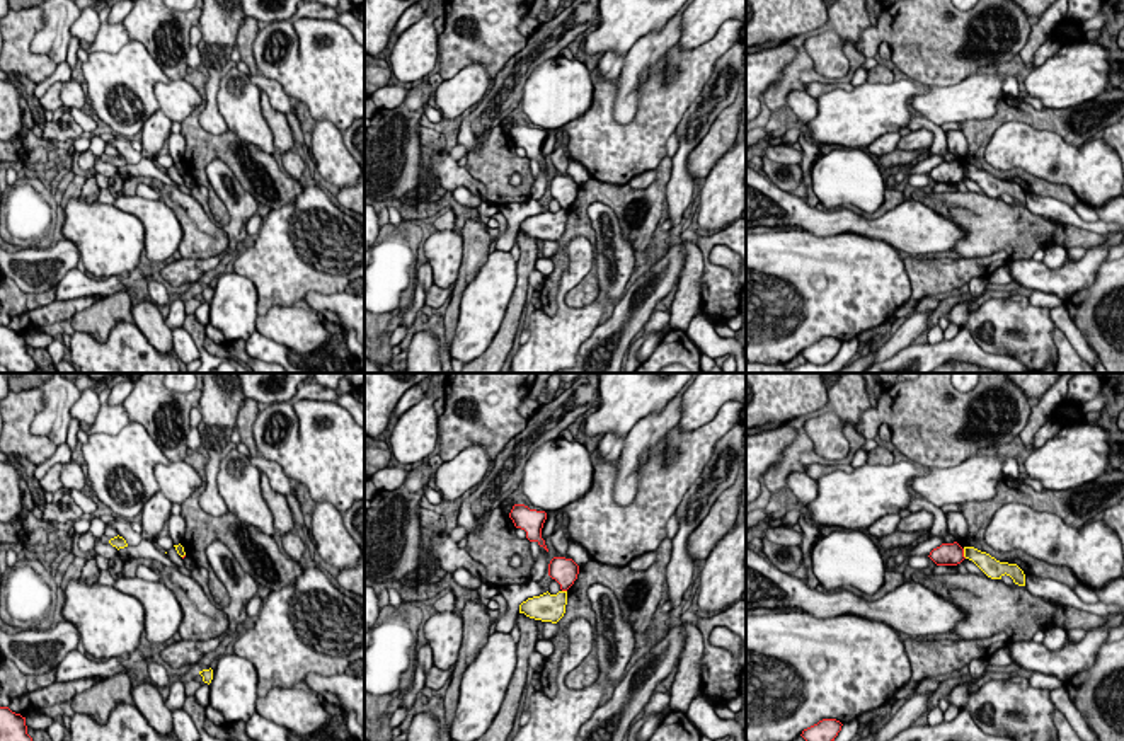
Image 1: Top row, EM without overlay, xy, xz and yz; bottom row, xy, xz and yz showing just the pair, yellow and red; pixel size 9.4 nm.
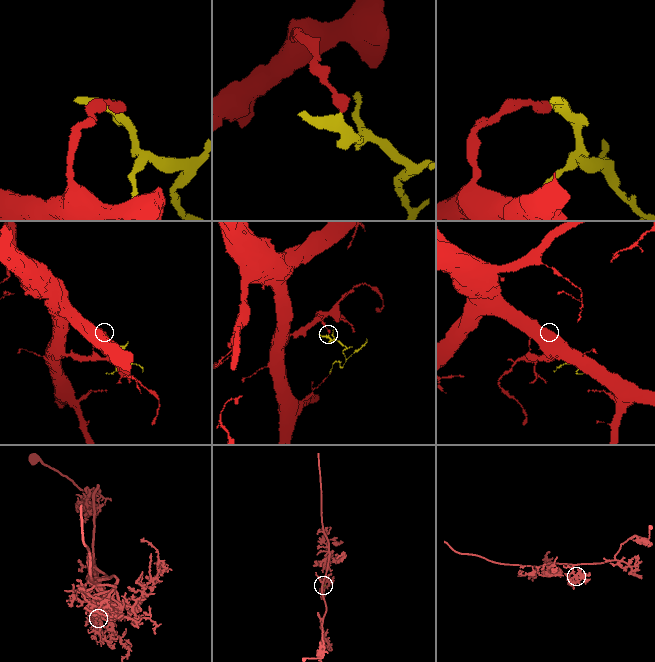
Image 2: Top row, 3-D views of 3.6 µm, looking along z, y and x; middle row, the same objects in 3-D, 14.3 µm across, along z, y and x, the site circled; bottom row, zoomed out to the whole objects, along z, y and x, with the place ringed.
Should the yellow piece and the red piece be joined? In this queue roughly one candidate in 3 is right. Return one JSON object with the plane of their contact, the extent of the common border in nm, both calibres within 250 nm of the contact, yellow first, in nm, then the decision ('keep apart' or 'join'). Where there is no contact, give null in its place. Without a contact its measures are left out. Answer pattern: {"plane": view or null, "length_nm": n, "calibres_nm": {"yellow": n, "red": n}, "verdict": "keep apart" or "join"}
{"plane": "yz", "length_nm": 100, "calibres_nm": {"yellow": 170, "red": 220}, "verdict": "keep apart"}

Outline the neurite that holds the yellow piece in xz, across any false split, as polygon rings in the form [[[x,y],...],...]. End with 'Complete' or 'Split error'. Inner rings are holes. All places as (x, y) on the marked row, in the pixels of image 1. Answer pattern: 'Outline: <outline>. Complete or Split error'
Outline: [[[548,591],[528,598],[519,605],[519,613],[525,613],[530,618],[557,623],[564,613],[567,605],[567,591],[559,591],[557,595],[550,595]]]. Complete

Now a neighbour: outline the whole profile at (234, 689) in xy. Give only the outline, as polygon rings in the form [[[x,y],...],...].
[[[225,654],[216,661],[213,680],[209,683],[209,707],[218,710],[225,722],[247,722],[255,714],[257,702],[257,671],[250,661],[237,654]]]

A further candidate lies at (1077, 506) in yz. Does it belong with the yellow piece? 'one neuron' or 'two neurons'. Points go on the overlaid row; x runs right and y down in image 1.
two neurons

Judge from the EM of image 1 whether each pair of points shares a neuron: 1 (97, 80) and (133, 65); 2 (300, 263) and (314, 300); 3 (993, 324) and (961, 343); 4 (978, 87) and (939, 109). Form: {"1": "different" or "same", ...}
{"1": "same", "2": "different", "3": "different", "4": "same"}

